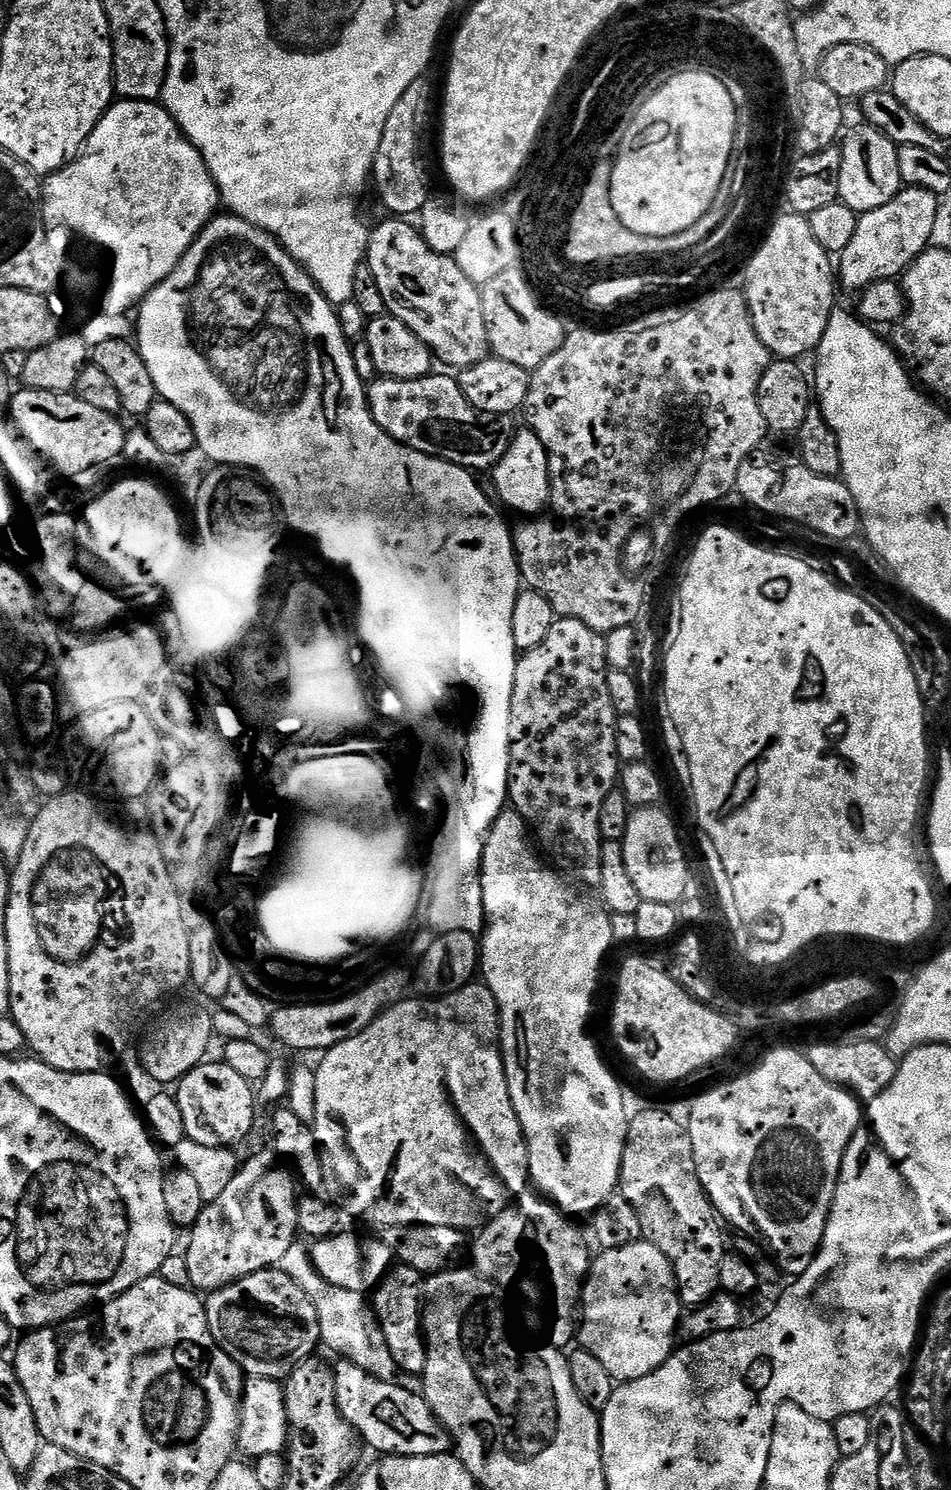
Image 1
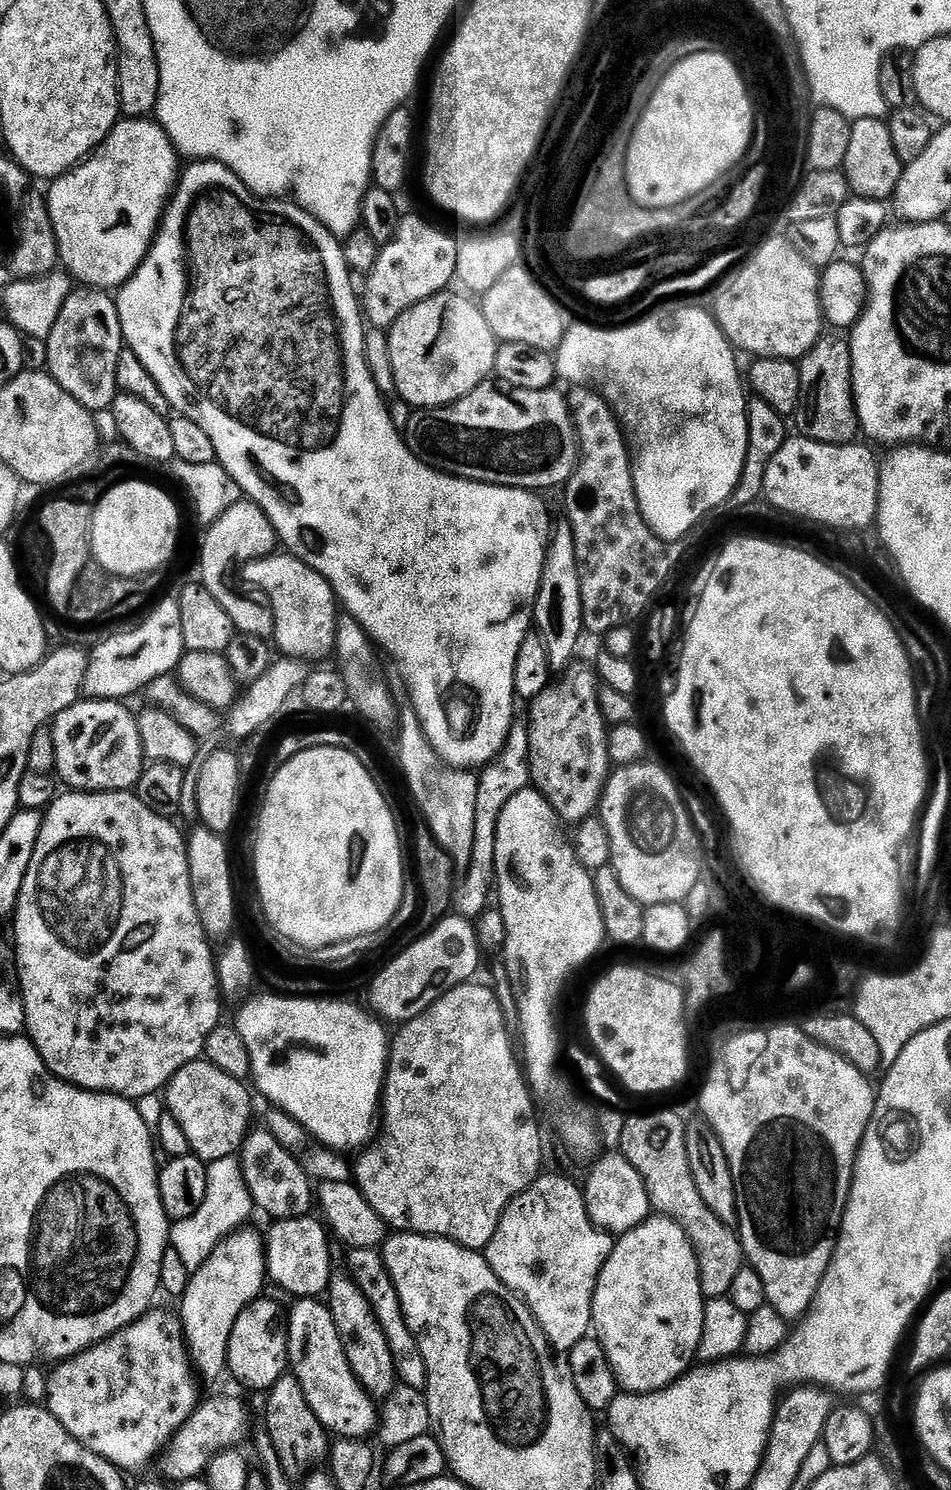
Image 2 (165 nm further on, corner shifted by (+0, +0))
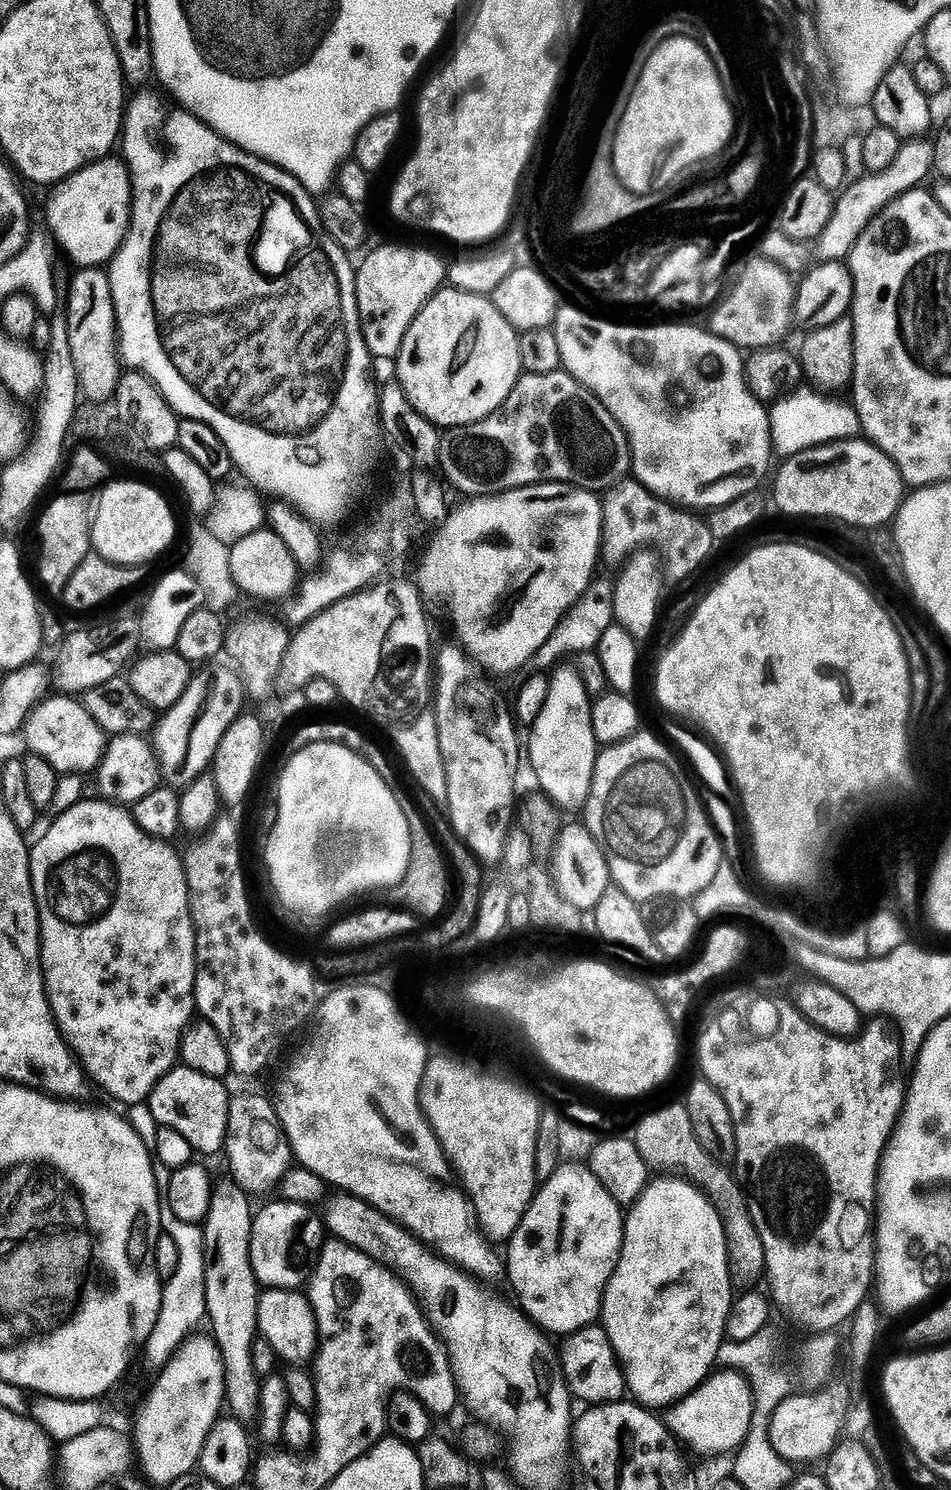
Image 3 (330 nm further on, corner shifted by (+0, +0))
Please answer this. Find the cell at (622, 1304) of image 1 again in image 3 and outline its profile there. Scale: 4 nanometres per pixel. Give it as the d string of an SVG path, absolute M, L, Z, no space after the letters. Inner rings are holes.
M682 1178L653 1179L627 1213L620 1261L606 1286L602 1305L602 1327L620 1359L627 1391L635 1403L649 1410L667 1409L713 1374L719 1348L726 1341L727 1318L734 1301L732 1288L728 1239L715 1206Z

